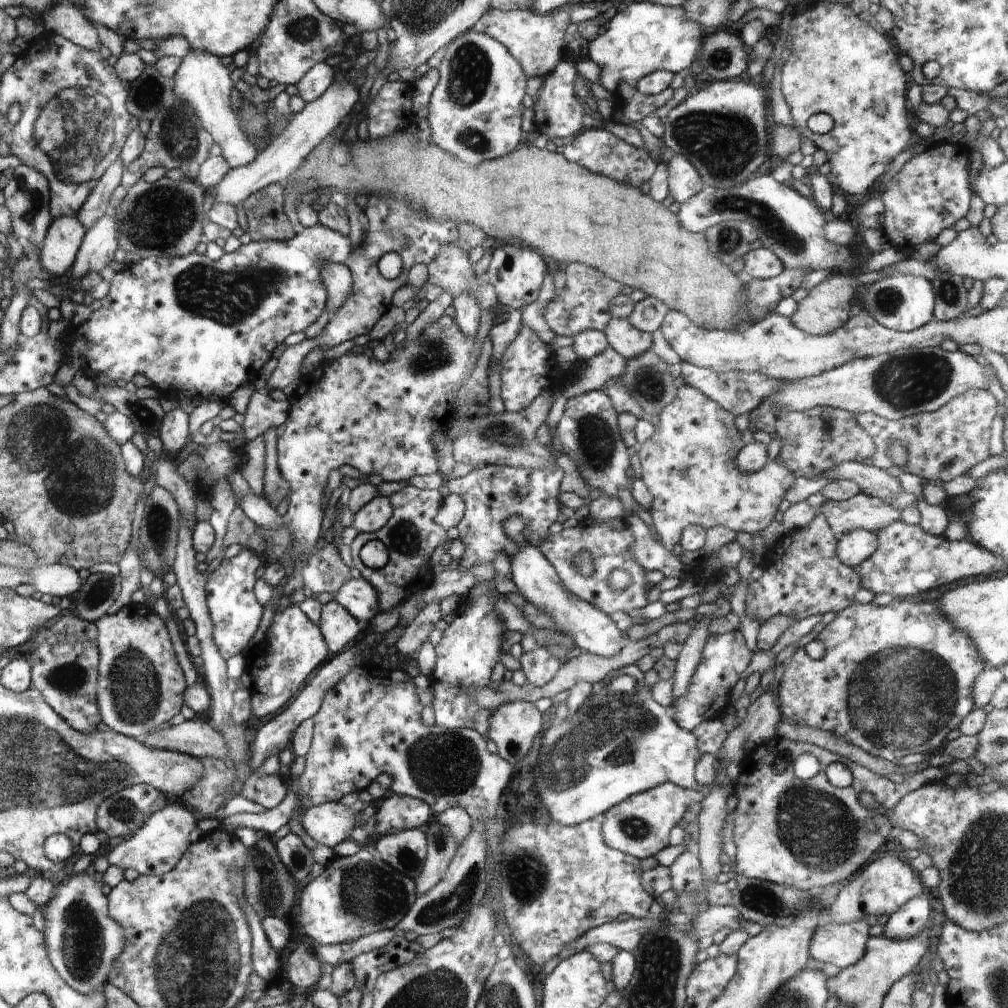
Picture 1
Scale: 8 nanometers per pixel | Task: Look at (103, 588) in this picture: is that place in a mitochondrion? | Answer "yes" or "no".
yes

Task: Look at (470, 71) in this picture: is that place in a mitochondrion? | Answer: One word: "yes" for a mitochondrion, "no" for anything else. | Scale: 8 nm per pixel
yes

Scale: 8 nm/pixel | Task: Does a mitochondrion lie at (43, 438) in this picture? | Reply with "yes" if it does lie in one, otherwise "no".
yes

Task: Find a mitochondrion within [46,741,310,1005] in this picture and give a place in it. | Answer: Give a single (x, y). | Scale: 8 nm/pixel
(82, 937)

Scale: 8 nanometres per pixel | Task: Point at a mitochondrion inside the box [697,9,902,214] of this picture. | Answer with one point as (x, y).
(718, 58)

